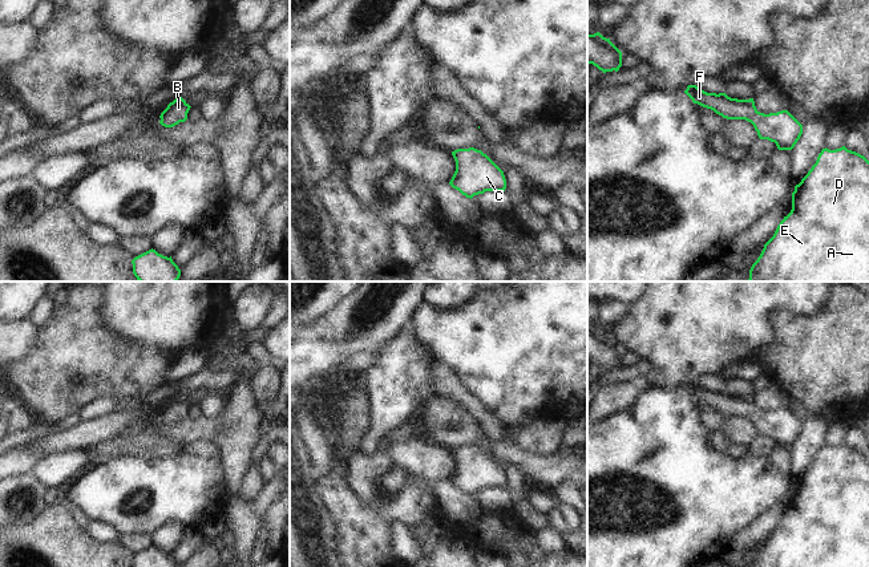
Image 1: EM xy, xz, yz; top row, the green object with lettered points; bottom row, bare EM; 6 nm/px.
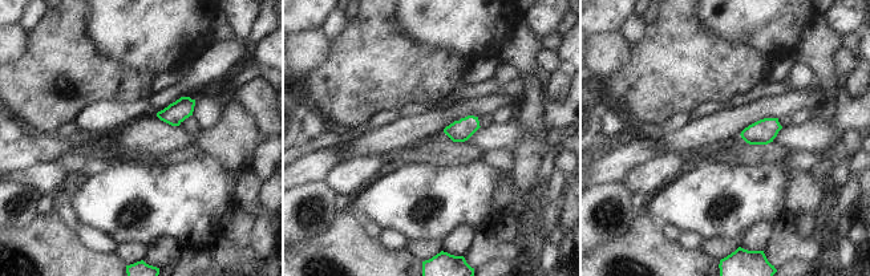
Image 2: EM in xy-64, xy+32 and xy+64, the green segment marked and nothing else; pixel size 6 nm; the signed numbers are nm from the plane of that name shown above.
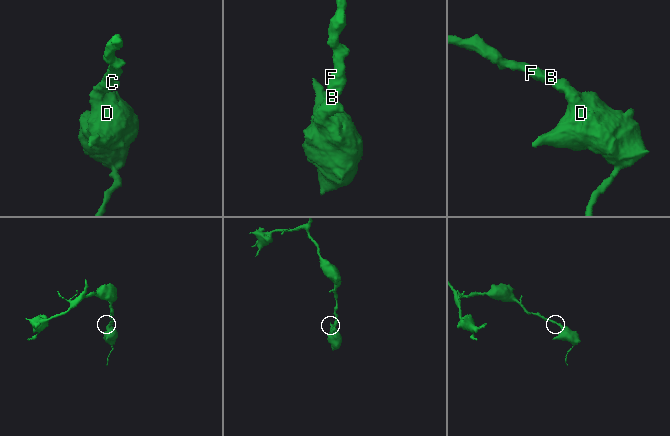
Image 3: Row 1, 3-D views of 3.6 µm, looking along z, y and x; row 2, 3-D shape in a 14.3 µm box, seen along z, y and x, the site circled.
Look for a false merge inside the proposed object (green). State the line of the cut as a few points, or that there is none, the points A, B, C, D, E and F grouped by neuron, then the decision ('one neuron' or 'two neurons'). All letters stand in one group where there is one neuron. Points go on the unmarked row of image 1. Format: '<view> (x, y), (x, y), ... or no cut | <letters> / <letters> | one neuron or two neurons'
no cut | A B C D E F | one neuron

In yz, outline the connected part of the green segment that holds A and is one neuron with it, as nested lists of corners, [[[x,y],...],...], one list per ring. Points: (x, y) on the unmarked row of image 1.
[[[845,444],[822,446],[812,466],[795,483],[791,510],[764,542],[751,567],[869,567],[869,458]]]

